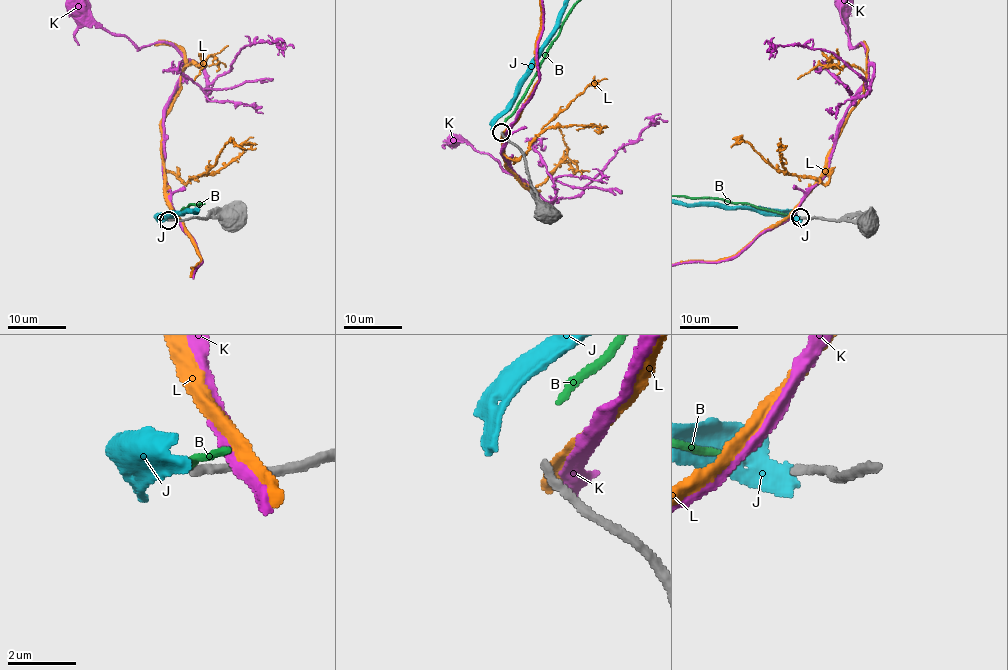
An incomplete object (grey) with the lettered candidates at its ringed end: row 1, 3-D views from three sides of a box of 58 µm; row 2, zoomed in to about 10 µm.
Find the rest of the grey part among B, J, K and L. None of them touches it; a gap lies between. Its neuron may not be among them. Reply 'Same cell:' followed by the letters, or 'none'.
Same cell: B

